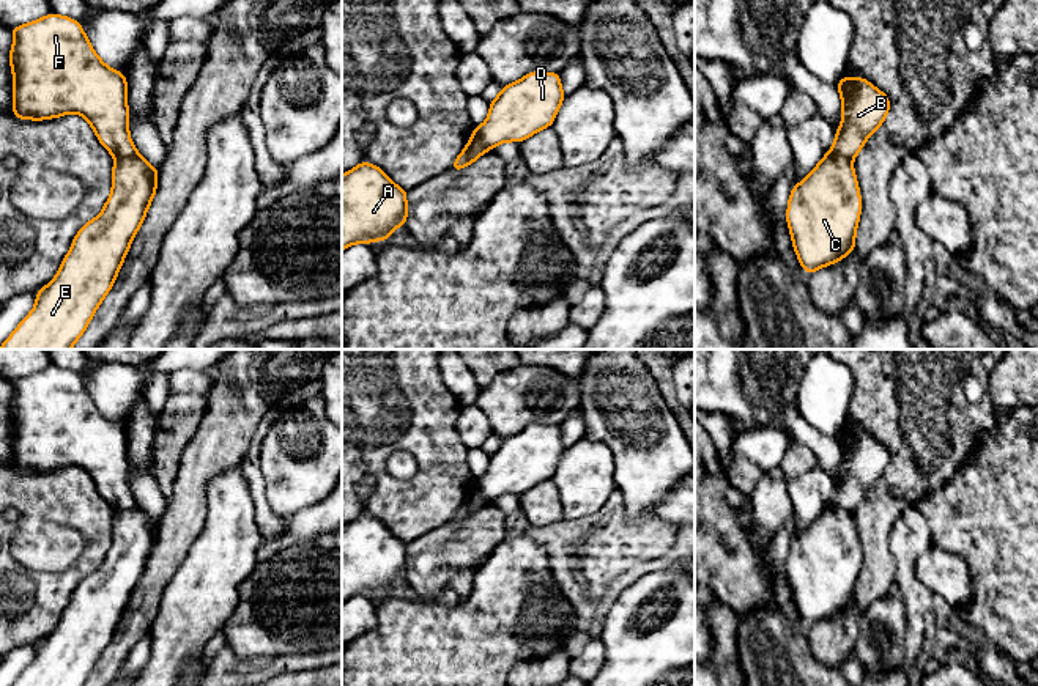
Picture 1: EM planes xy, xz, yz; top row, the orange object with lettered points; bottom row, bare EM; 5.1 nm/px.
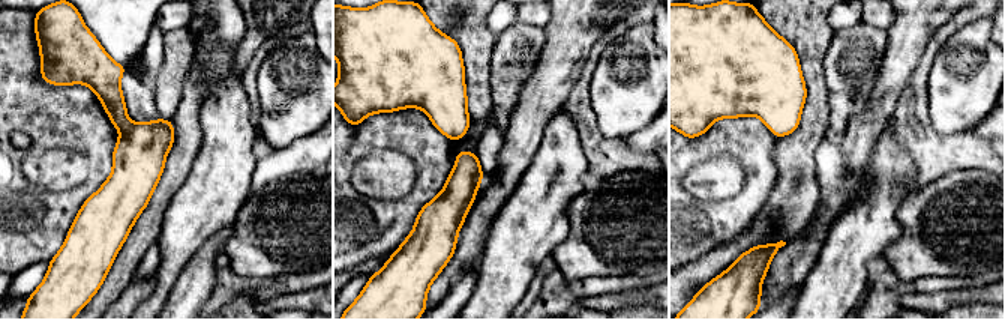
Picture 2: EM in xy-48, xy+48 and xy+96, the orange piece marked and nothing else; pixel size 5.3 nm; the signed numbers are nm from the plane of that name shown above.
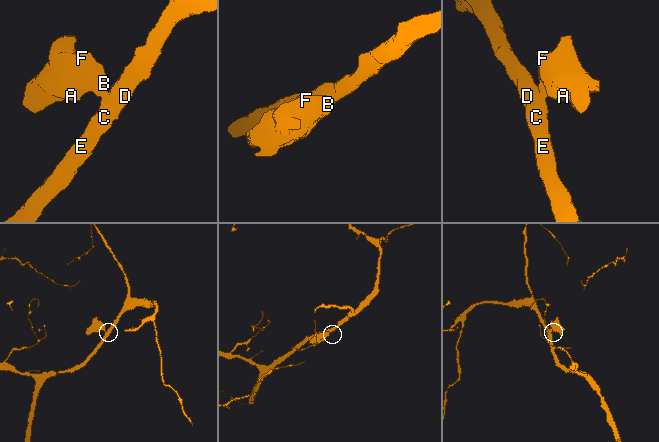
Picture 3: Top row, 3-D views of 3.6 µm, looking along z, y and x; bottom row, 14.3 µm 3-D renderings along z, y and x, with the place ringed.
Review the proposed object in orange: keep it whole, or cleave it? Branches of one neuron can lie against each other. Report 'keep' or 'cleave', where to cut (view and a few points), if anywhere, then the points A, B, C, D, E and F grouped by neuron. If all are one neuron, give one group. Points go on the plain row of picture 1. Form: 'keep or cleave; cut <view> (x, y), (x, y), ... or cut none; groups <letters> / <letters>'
cleave; cut xy (136, 502), (115, 512); groups A B F / C D E

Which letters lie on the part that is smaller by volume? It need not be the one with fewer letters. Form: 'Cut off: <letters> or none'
Cut off: A, B, F

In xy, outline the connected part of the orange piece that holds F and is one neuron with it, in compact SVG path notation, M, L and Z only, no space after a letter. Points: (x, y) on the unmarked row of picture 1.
M47 367L25 378L11 379L13 466L19 472L49 472L68 466L83 469L99 496L115 510L137 502L129 488L128 434L109 420L91 400L80 374L61 367Z

